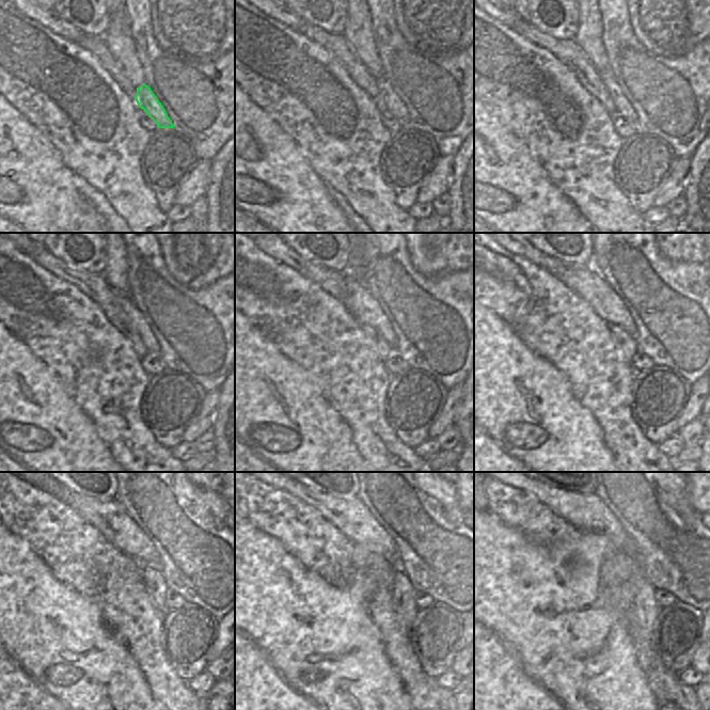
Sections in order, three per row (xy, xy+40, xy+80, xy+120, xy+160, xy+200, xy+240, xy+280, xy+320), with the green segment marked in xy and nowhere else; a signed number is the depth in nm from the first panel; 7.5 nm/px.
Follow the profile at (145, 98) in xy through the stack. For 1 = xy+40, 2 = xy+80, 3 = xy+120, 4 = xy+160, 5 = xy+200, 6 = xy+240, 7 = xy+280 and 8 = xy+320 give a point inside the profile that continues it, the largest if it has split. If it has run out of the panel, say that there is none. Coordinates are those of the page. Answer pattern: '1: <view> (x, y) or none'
1: xy+40 (387, 100)
2: xy+80 (624, 99)
3: xy+120 (146, 335)
4: xy+160 (364, 308)
5: xy+200 (586, 282)
6: xy+240 (109, 518)
7: xy+280 (350, 517)
8: xy+320 (585, 511)

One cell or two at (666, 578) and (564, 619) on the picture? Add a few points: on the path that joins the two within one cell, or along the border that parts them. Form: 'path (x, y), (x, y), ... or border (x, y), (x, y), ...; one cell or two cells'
border (638, 556), (643, 563), (646, 578); two cells

